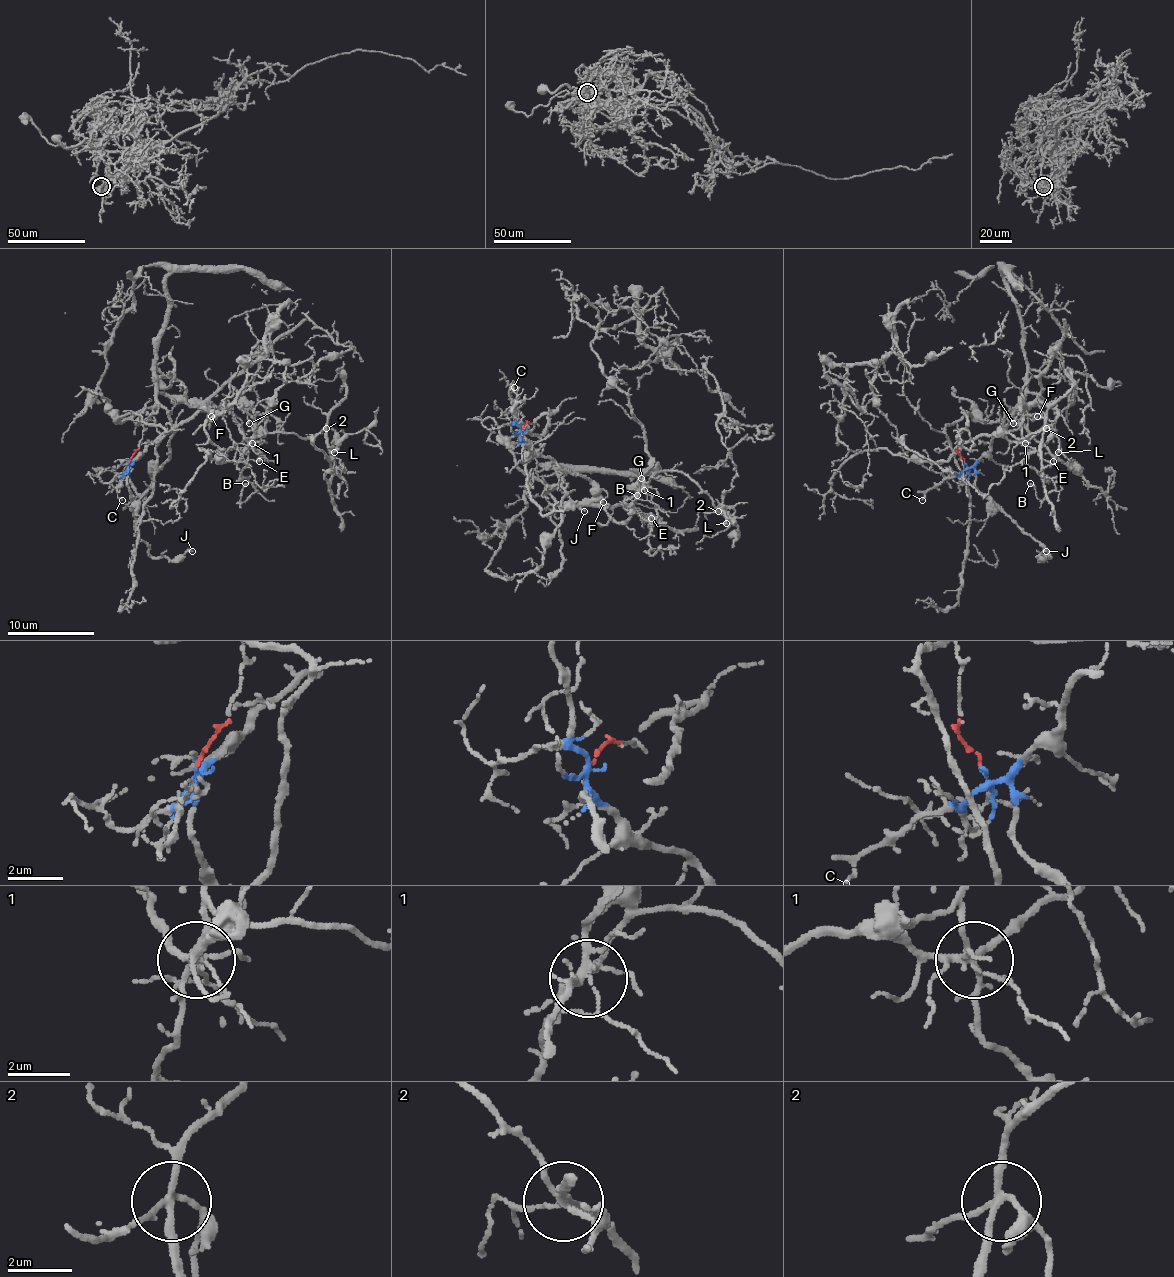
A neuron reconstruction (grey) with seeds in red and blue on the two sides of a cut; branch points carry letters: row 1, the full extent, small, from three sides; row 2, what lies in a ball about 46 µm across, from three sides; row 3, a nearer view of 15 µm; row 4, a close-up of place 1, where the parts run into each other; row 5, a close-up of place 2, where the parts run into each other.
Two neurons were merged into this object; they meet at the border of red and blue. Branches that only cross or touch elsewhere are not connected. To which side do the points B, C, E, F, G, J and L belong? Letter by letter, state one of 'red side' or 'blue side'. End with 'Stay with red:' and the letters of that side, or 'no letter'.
B: blue side
C: blue side
E: blue side
F: blue side
G: blue side
J: blue side
L: blue side
Stay with red: no letter

